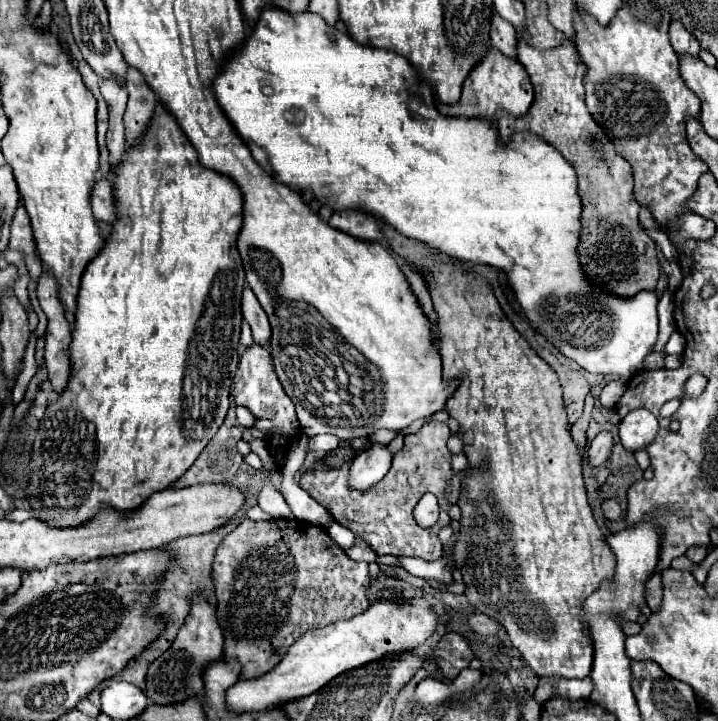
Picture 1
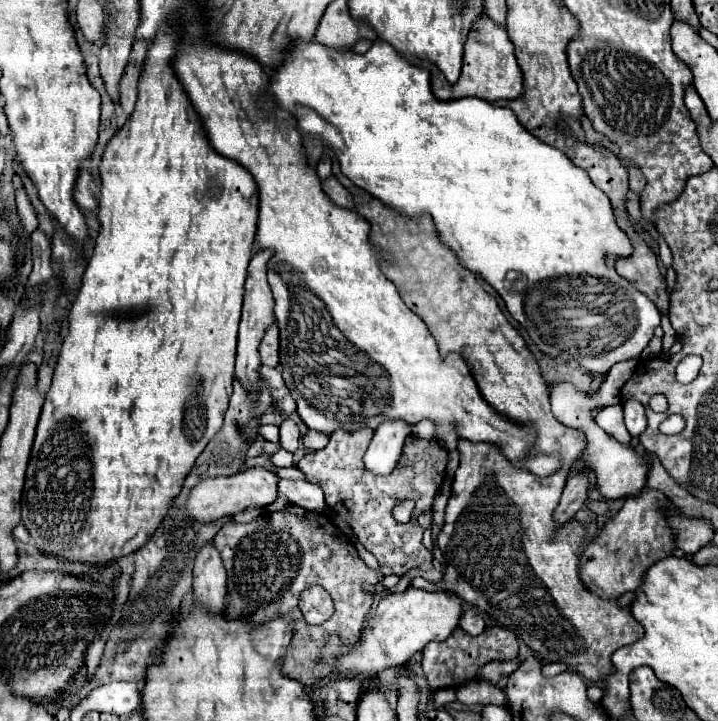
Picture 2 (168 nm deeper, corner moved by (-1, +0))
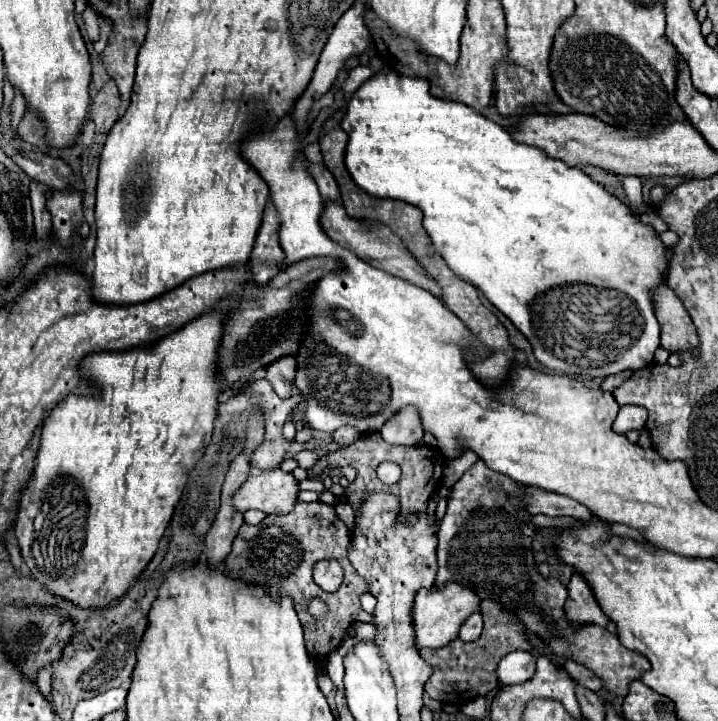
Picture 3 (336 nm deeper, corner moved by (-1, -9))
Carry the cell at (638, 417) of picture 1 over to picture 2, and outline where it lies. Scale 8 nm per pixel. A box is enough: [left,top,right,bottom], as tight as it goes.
[623,399,647,437]

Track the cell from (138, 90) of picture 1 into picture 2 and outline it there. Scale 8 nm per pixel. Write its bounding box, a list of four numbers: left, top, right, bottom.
[121,41,149,117]

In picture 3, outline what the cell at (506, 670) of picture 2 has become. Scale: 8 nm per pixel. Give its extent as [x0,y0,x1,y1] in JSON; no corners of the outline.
[499,652,537,684]

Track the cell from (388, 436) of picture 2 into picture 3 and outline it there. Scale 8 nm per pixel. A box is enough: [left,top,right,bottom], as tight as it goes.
[381,408,425,446]

